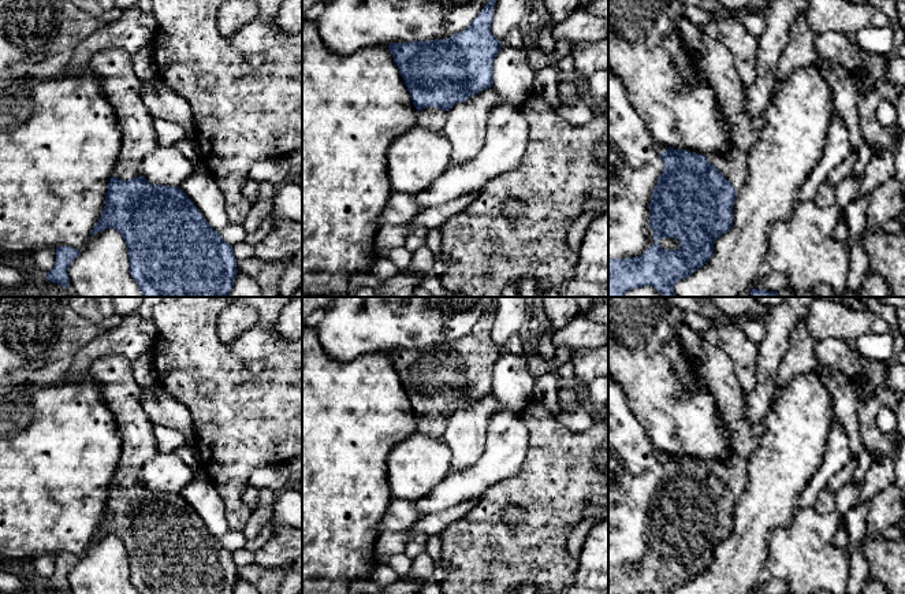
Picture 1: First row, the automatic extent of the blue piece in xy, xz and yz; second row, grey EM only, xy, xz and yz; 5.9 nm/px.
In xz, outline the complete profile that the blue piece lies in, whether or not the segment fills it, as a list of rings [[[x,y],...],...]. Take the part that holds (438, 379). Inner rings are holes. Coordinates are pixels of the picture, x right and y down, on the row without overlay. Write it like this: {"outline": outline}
{"outline": [[[496,302],[487,309],[465,337],[452,341],[450,345],[392,349],[388,352],[418,417],[418,432],[443,439],[447,419],[455,411],[494,393],[494,367],[502,354],[502,349],[491,338],[495,309]]]}

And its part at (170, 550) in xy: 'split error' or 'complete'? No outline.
split error

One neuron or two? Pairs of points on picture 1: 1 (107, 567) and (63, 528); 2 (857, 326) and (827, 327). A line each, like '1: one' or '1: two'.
1: two
2: one

